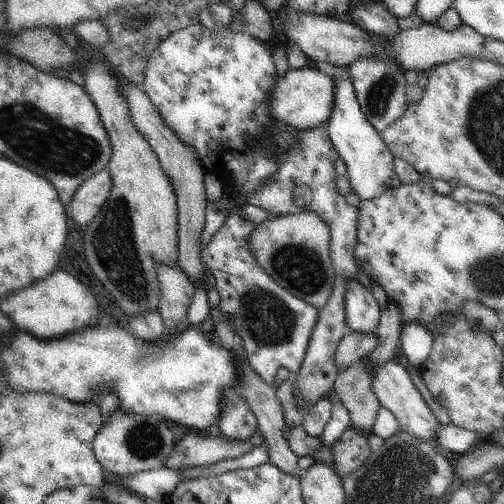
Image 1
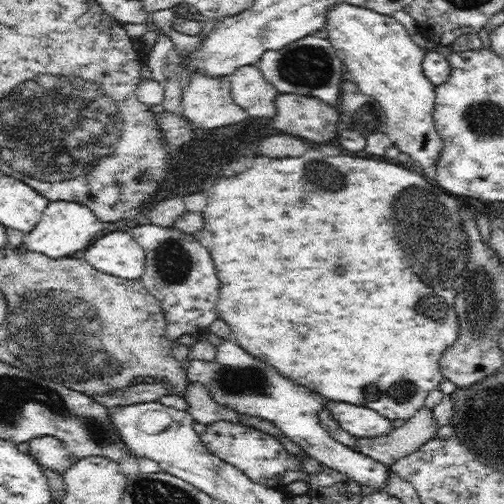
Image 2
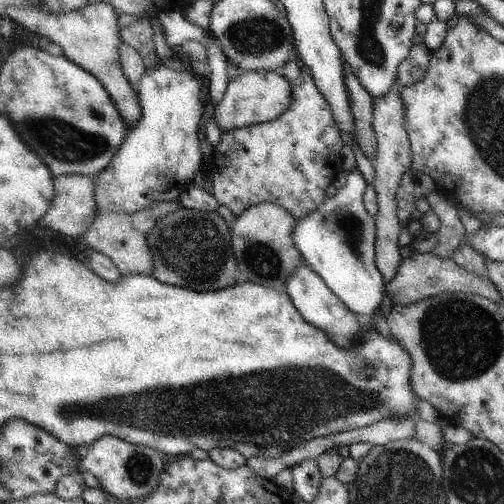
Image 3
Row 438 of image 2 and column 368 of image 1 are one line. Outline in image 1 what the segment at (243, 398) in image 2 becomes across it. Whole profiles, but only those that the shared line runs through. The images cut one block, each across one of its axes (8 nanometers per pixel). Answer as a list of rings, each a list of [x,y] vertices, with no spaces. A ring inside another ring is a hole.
[[[357,280],[349,282],[345,294],[345,322],[347,332],[353,334],[377,334],[381,310],[371,296],[371,290],[365,290]]]

